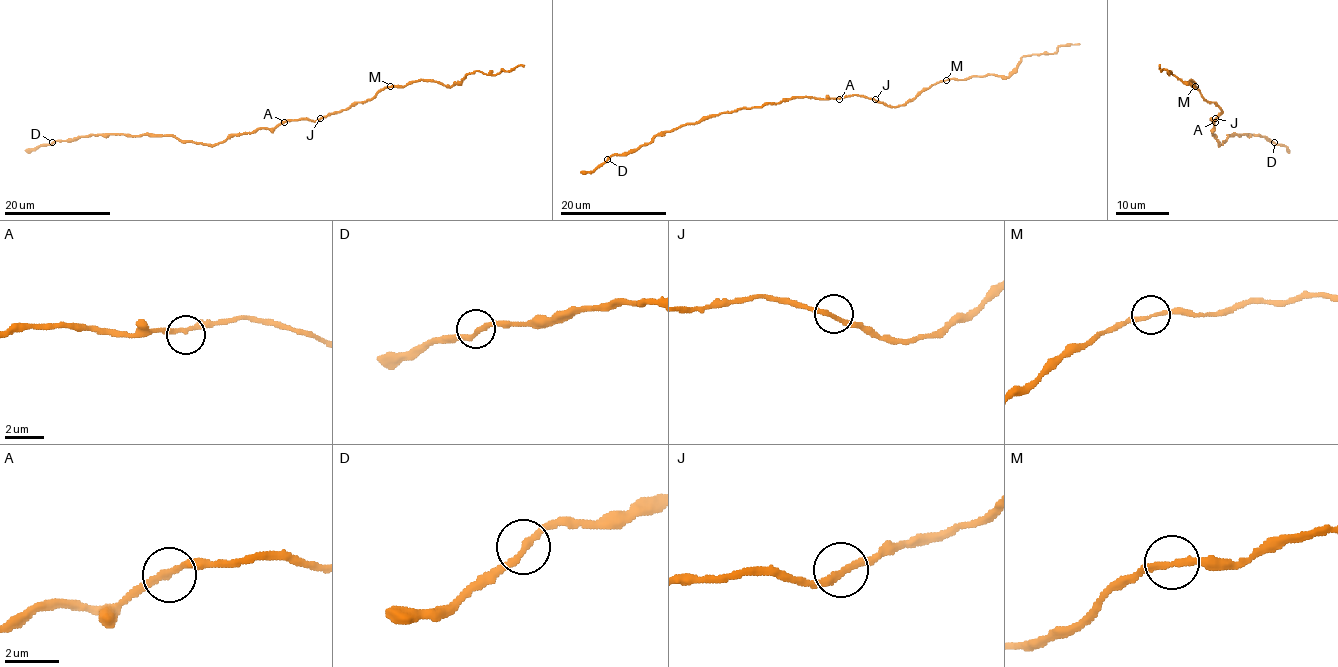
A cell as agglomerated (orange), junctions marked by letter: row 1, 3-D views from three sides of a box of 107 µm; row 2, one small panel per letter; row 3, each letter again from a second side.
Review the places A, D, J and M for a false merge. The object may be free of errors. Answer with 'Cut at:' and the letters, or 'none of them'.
Cut at: none of them

